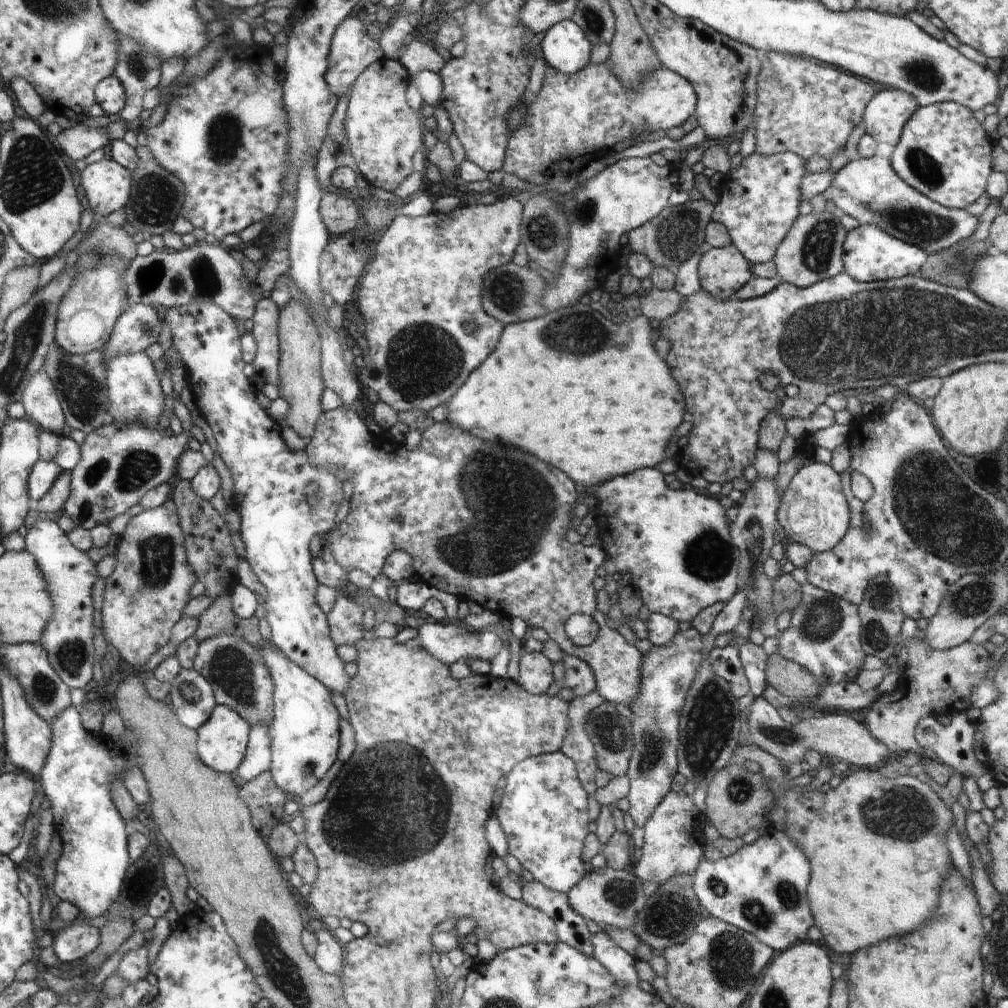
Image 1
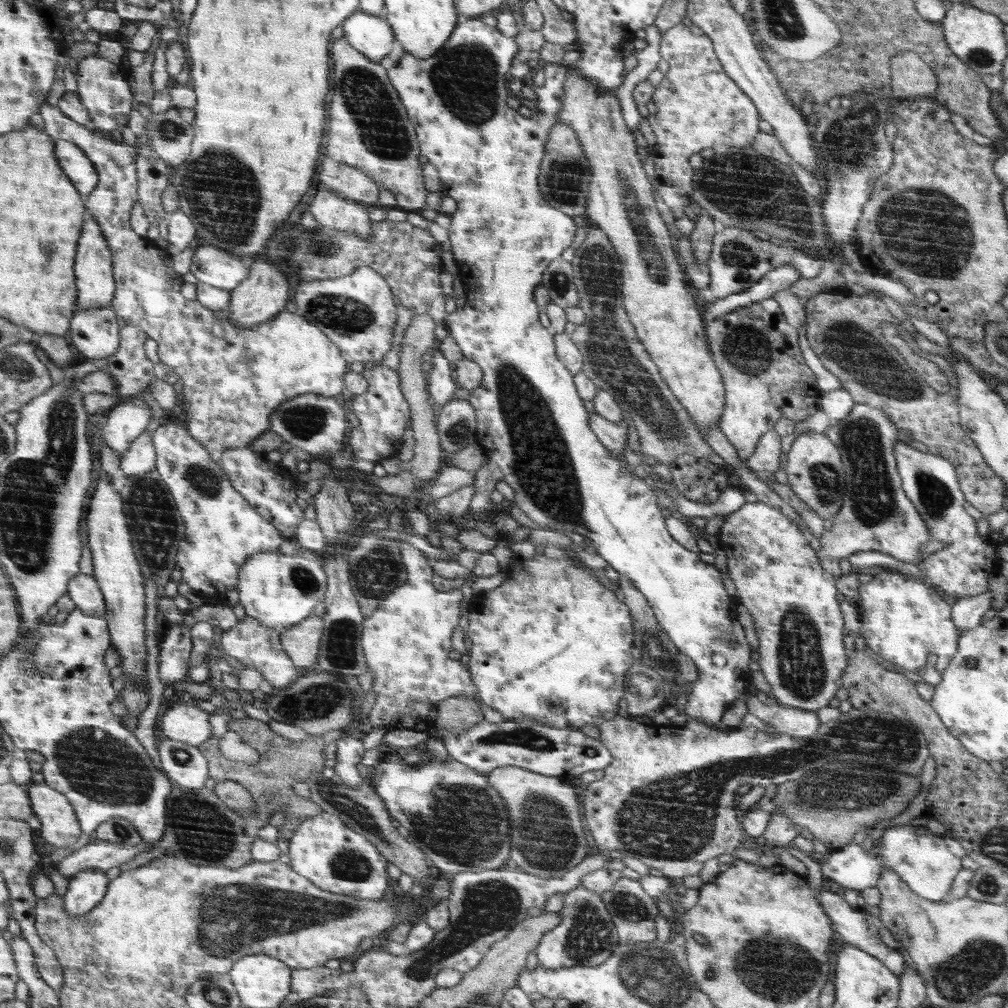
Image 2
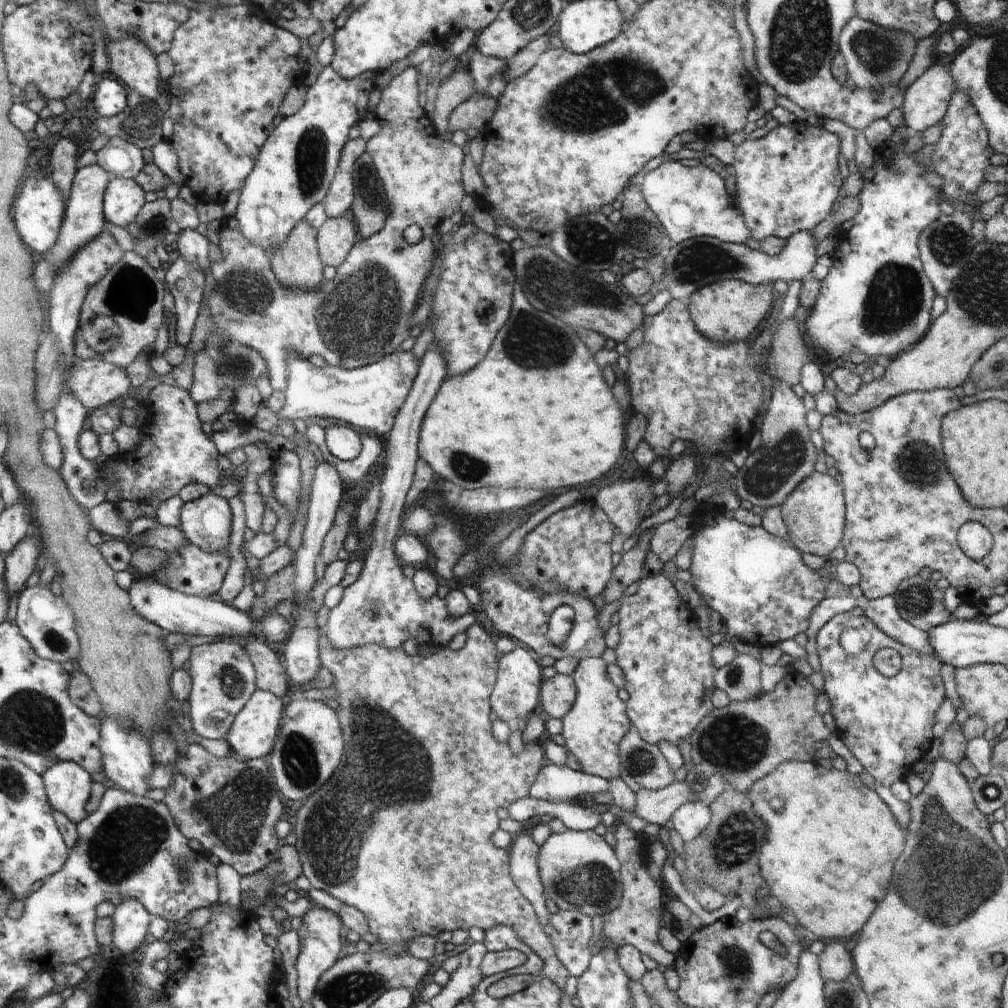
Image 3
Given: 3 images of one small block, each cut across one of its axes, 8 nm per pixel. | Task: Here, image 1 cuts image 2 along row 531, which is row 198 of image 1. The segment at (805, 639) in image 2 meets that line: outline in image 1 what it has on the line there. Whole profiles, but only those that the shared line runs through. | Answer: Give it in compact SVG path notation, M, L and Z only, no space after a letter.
M756 152L744 158L736 171L730 171L727 174L723 186L718 191L719 200L715 205L712 220L728 227L732 244L754 265L757 263L764 264L772 260L773 255L777 253L777 247L789 235L789 230L797 221L801 179L805 177L805 174L804 163L793 153L761 156Z

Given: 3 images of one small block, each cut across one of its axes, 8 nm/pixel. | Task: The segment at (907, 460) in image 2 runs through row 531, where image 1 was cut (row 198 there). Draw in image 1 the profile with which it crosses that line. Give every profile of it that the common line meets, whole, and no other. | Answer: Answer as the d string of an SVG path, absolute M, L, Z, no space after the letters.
M951 101L920 107L918 114L914 114L914 122L906 126L906 134L902 134L901 138L902 142L898 142L890 156L893 170L910 187L920 191L928 199L946 209L964 210L974 204L976 198L984 192L988 174L992 172L992 144L988 142L984 128L980 126L980 122L976 122L968 107Z

